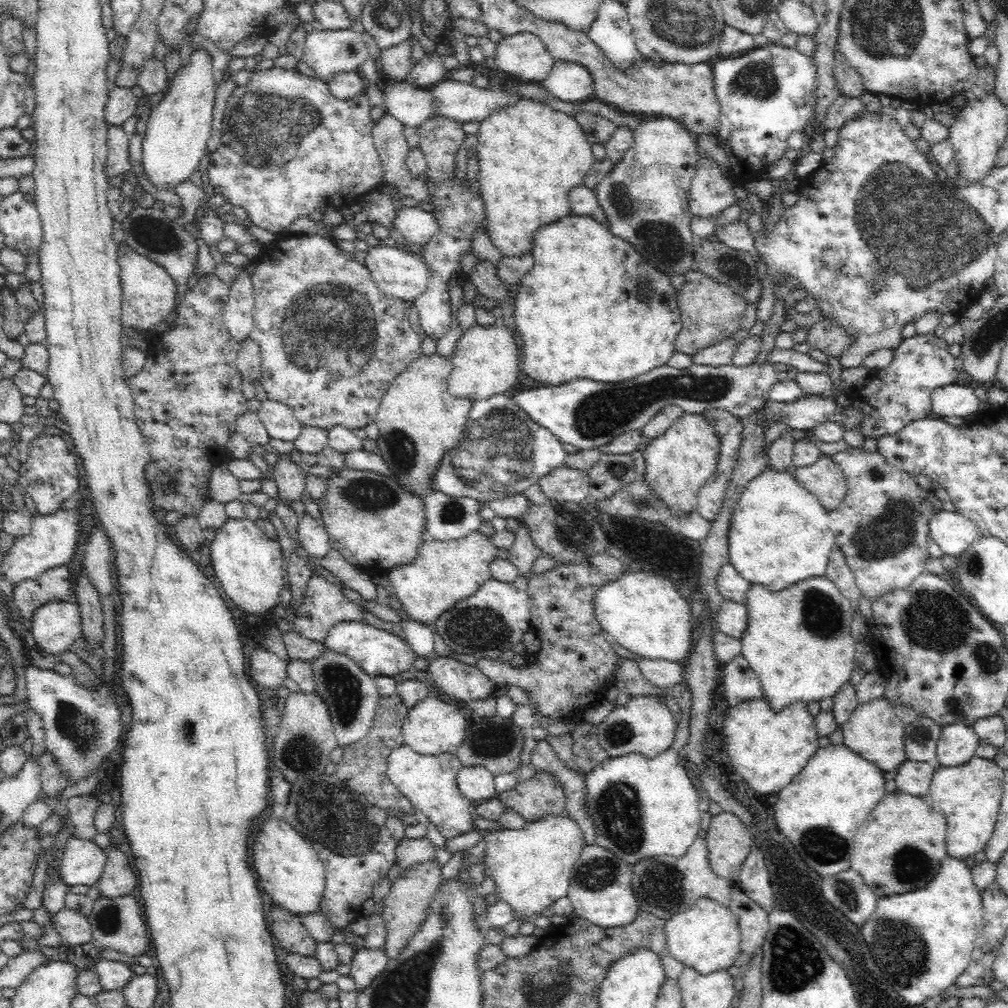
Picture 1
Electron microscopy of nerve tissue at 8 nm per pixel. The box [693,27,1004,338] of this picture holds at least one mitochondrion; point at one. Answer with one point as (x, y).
(913, 245)

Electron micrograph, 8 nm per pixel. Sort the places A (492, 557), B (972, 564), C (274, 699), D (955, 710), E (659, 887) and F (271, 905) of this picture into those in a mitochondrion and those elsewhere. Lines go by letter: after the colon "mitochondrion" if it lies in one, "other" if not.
A: other
B: mitochondrion
C: other
D: mitochondrion
E: mitochondrion
F: other

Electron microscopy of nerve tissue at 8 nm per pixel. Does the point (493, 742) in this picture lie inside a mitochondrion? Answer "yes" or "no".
yes

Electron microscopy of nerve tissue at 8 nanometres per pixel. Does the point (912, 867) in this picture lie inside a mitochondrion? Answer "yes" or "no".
yes

